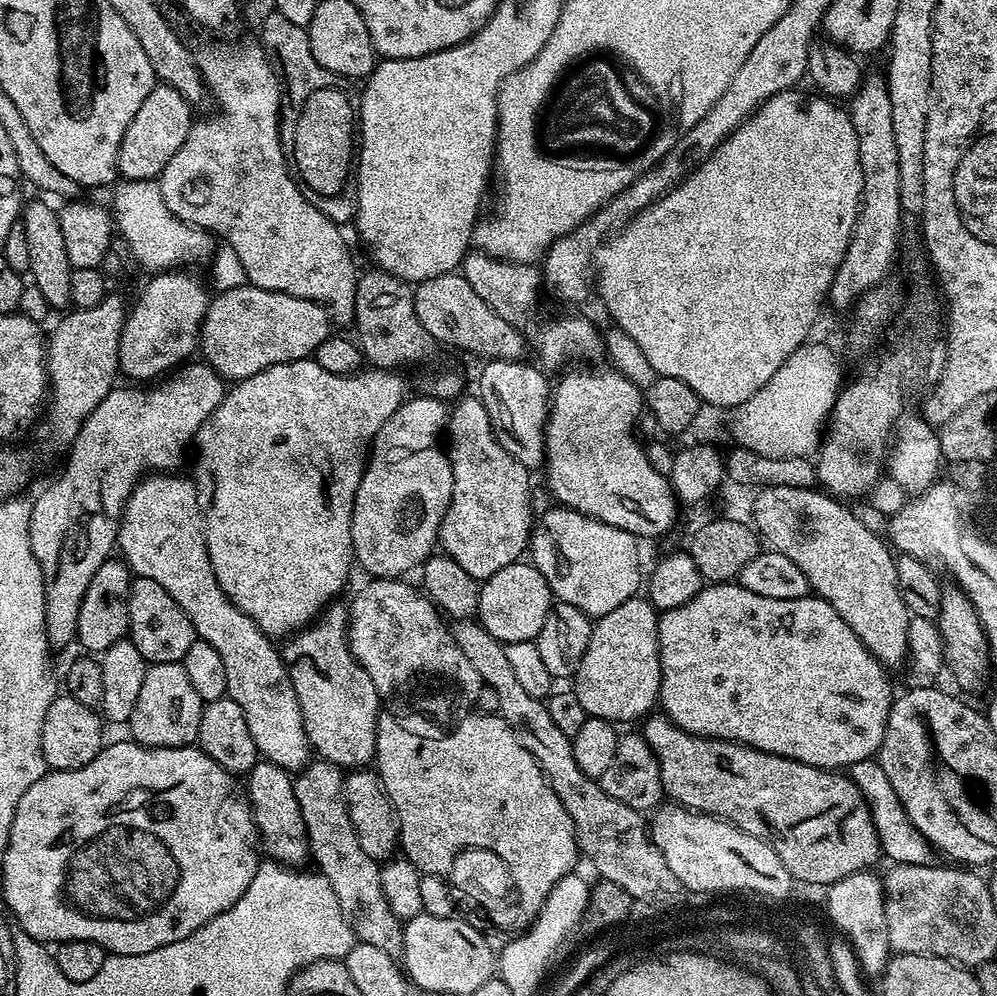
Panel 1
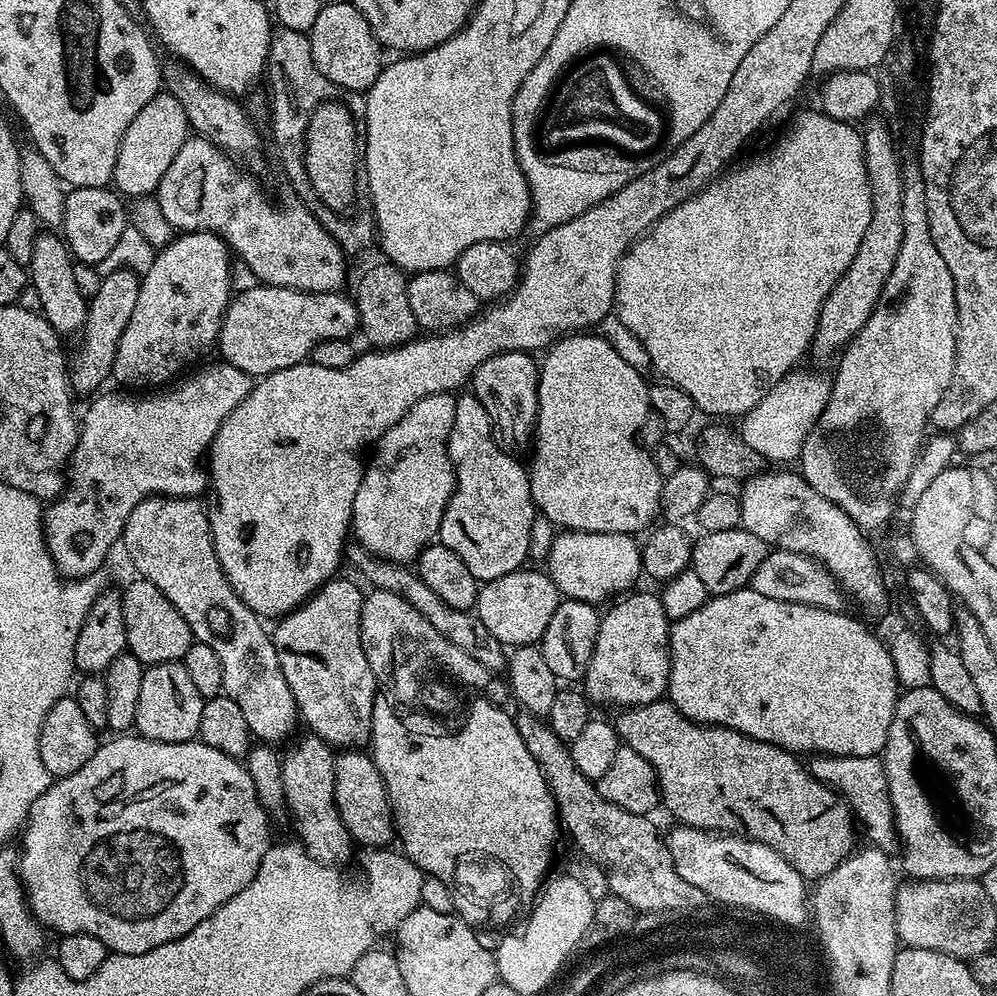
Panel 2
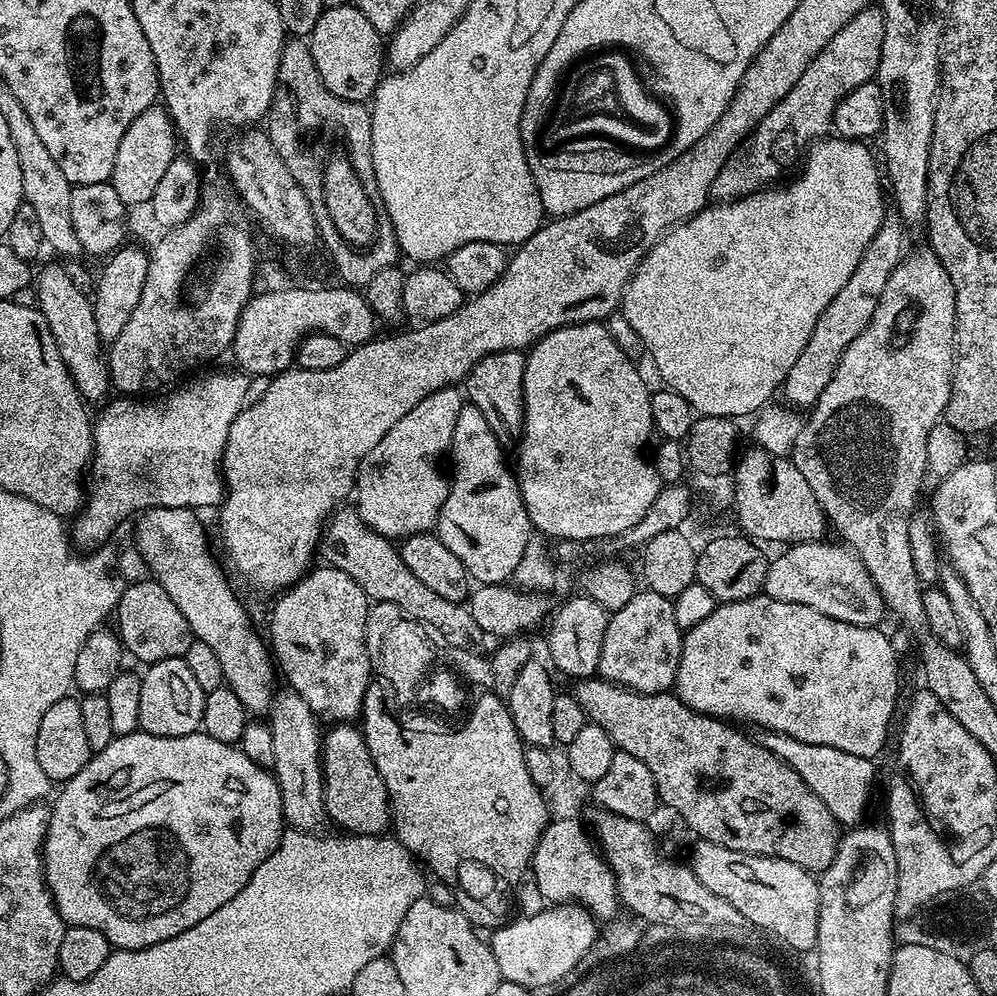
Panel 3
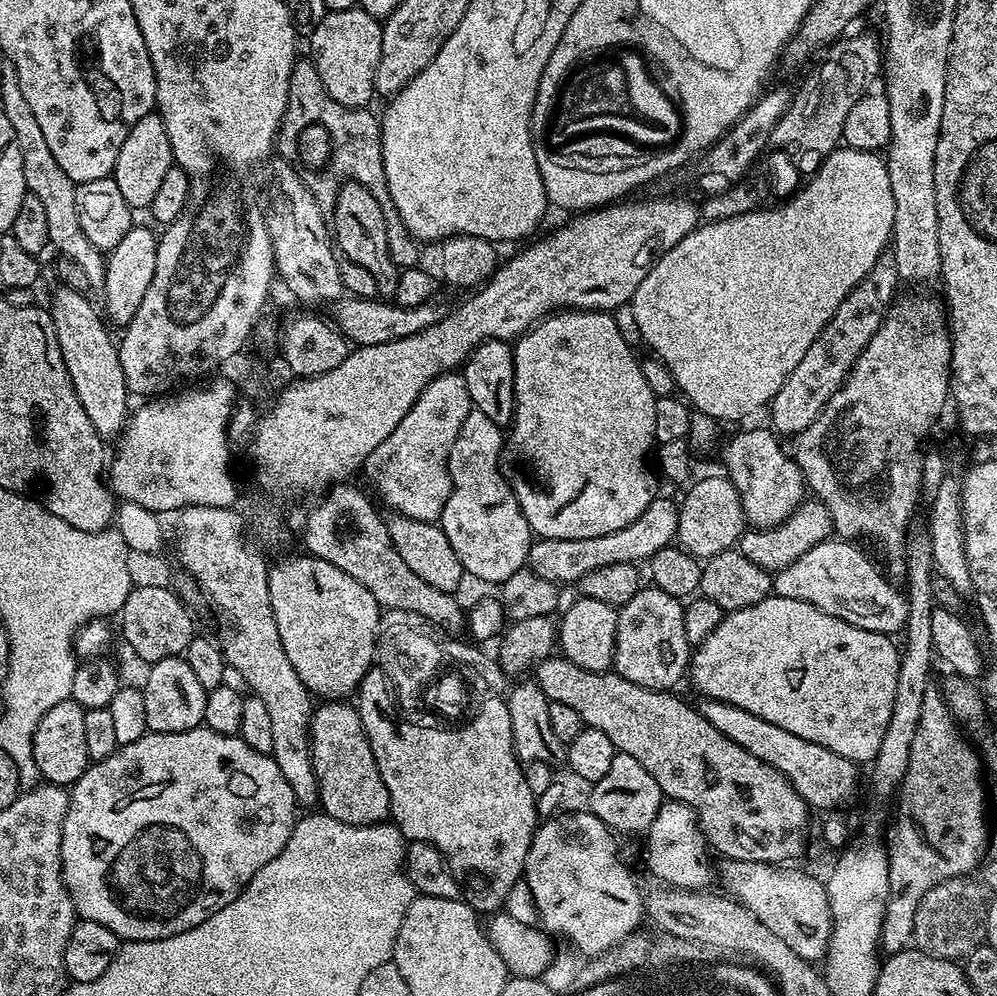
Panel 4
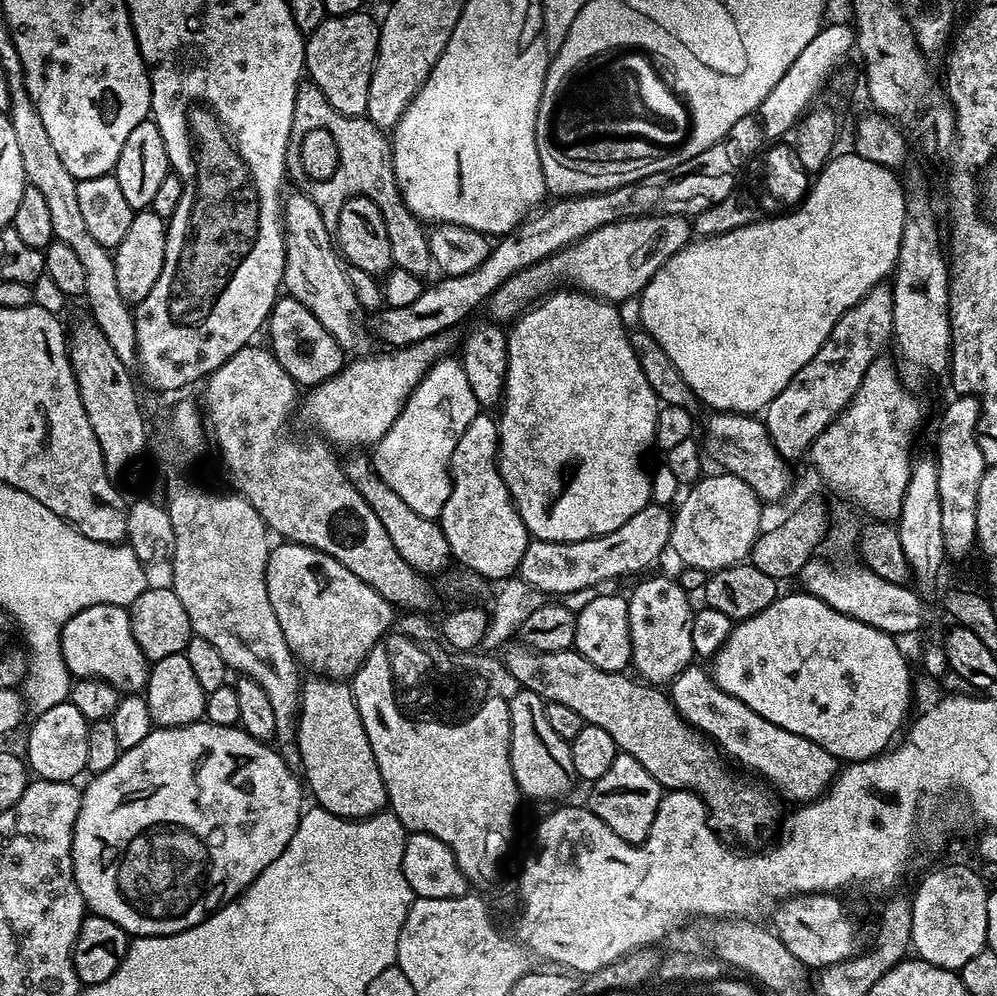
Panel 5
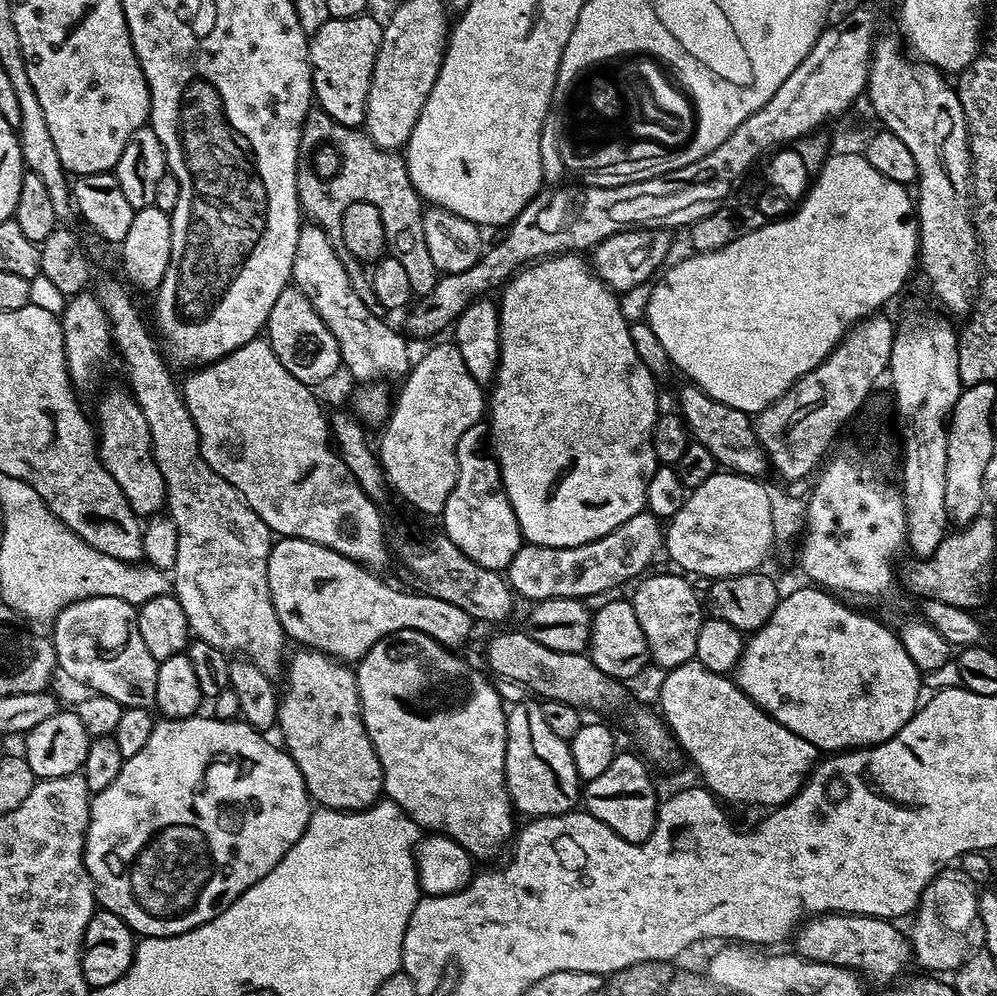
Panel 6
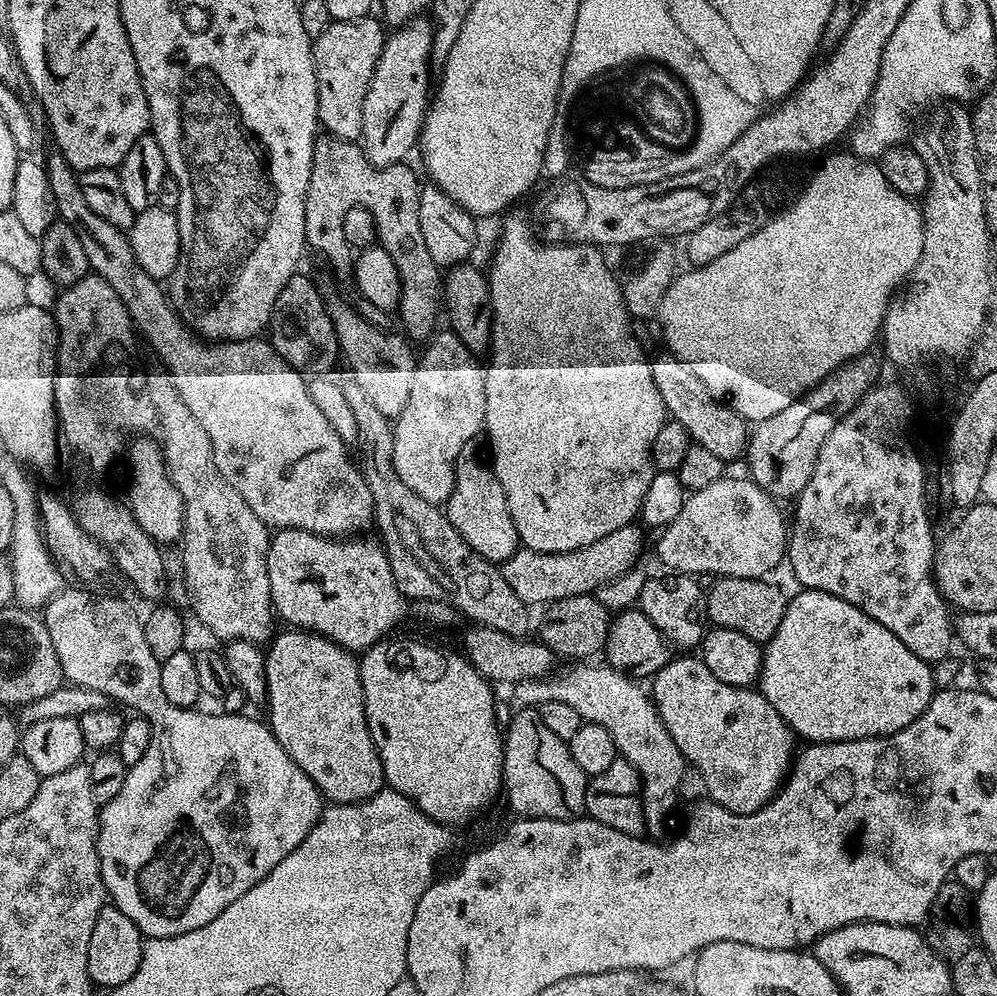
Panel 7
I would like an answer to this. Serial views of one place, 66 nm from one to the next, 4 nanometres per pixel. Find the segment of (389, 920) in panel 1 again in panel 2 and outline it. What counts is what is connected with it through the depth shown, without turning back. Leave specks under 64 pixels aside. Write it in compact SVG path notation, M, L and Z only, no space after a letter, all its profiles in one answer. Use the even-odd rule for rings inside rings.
M311 734L293 746L292 752L282 756L282 786L286 812L292 815L292 824L296 827L299 843L303 844L315 860L333 866L343 865L343 860L354 849L354 841L334 802L334 759L333 749L322 738Z

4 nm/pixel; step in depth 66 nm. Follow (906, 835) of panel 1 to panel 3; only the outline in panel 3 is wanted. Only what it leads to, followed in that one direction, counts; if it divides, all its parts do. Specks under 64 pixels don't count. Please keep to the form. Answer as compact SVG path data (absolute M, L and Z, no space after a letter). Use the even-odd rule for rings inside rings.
M761 731L758 736L760 745L770 754L782 758L786 766L790 766L806 782L806 786L834 814L841 826L856 826L865 819L868 803L872 800L872 783L876 780L876 768L871 759L858 754L846 754L846 750L834 750L834 746L814 746L806 742L798 742L798 738L790 738L786 734Z

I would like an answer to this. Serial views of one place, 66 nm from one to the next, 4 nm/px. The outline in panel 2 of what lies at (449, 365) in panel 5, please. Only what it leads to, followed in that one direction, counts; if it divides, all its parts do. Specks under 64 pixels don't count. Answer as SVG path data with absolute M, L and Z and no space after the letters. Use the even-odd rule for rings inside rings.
M436 392L422 398L394 427L386 429L375 441L371 449L372 460L370 456L358 486L358 494L354 494L350 529L354 540L356 536L355 543L369 556L407 565L415 561L423 548L437 539L442 514L448 509L452 488L456 484L456 473L452 471L452 459L448 456L448 435L450 426L454 426L455 405L456 396L446 392Z

